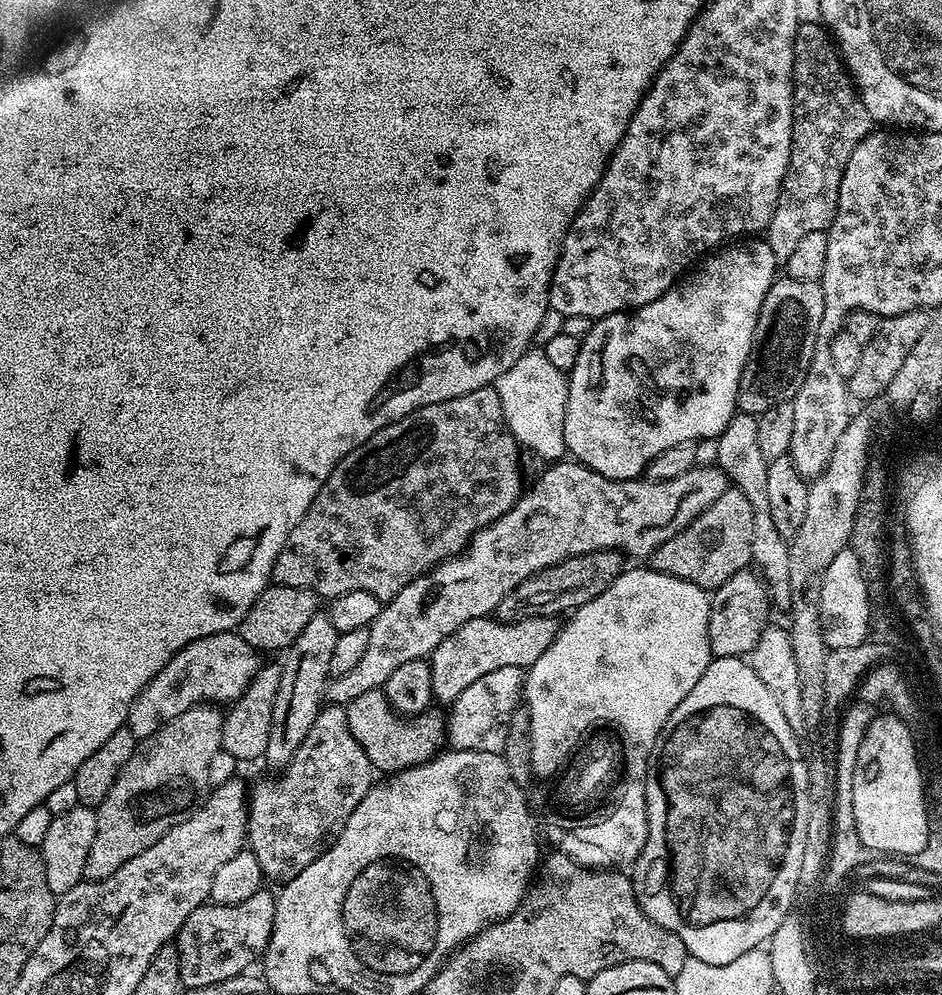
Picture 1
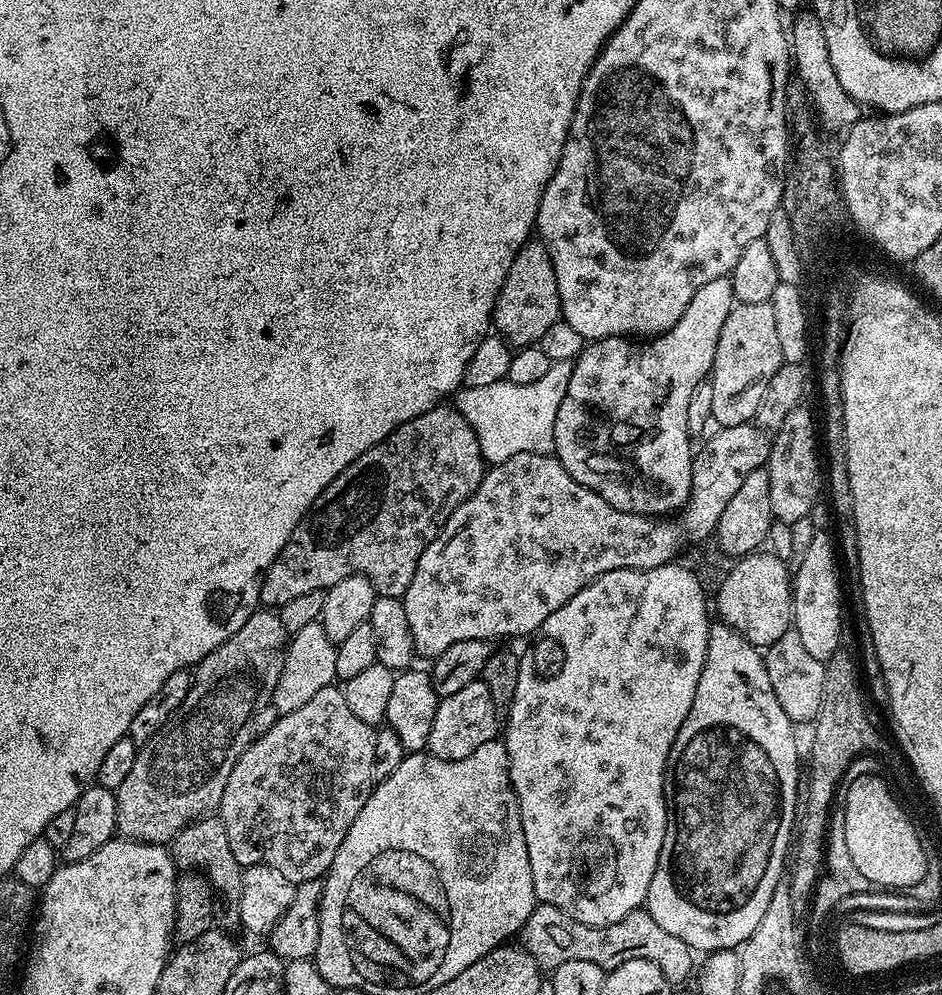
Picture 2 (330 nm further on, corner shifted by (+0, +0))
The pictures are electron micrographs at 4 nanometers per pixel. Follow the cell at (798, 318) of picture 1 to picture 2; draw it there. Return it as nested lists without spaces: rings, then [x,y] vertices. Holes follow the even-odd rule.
[[[771,303],[733,304],[730,314],[726,314],[726,322],[722,322],[722,334],[718,334],[718,350],[714,350],[710,373],[714,390],[712,419],[717,425],[729,428],[755,421],[758,401],[766,391],[766,382],[774,378],[783,363],[782,346],[778,343]]]

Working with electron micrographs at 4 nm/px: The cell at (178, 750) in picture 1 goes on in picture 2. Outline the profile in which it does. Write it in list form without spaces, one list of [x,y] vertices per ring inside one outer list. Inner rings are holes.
[[[257,610],[252,613],[250,618],[246,618],[242,630],[238,630],[233,636],[226,638],[226,642],[222,642],[222,646],[218,646],[210,654],[206,654],[206,658],[202,658],[200,663],[195,665],[192,672],[192,685],[186,694],[186,698],[180,703],[180,709],[172,715],[172,719],[160,729],[158,734],[154,734],[152,740],[147,740],[145,744],[139,745],[136,757],[134,758],[134,766],[130,766],[130,774],[126,774],[122,786],[118,786],[114,790],[116,793],[116,805],[118,806],[116,830],[123,839],[140,840],[144,844],[167,845],[187,824],[192,824],[196,820],[199,820],[201,816],[215,813],[219,809],[222,790],[226,790],[226,778],[230,778],[230,770],[234,770],[234,762],[238,762],[238,758],[244,753],[245,748],[250,743],[248,727],[250,726],[252,711],[258,707],[258,701],[261,699],[261,697],[259,698],[260,683],[263,680],[268,680],[267,682],[275,681],[276,677],[279,676],[284,665],[284,649],[289,639],[290,633],[284,629],[279,615],[275,611]]]

